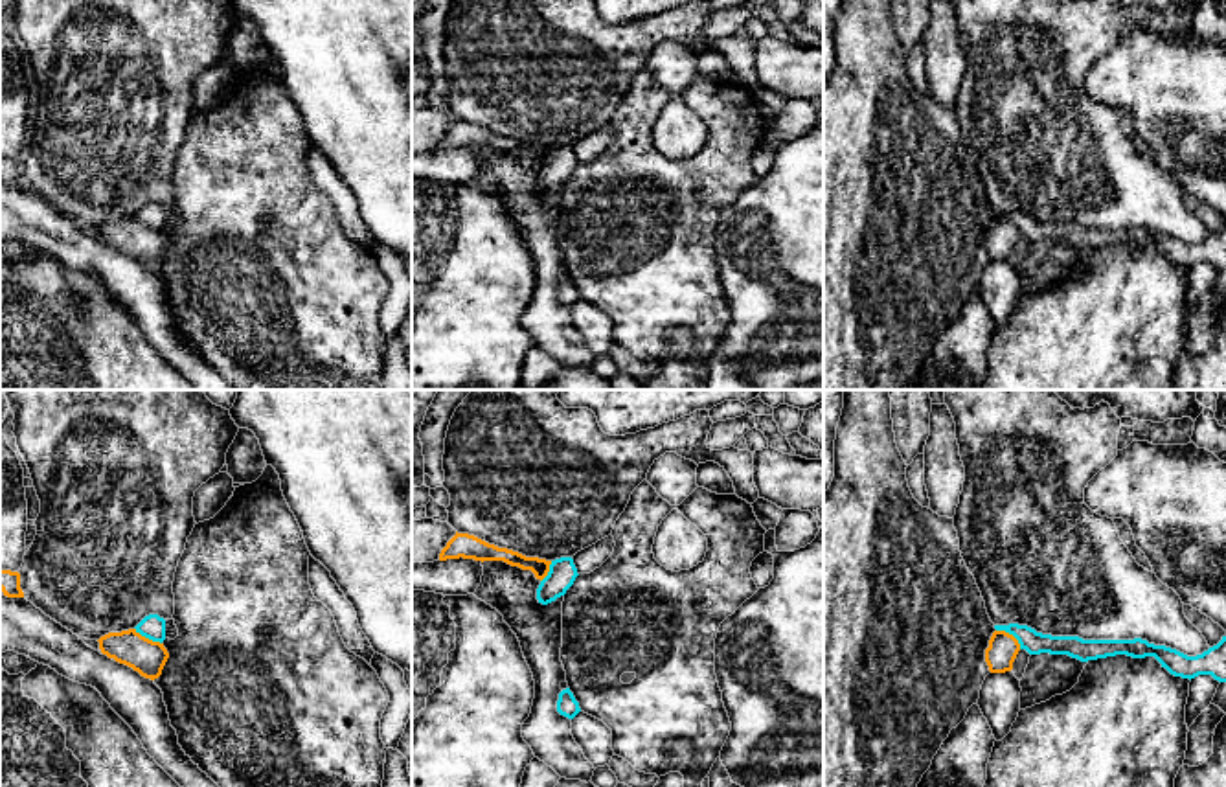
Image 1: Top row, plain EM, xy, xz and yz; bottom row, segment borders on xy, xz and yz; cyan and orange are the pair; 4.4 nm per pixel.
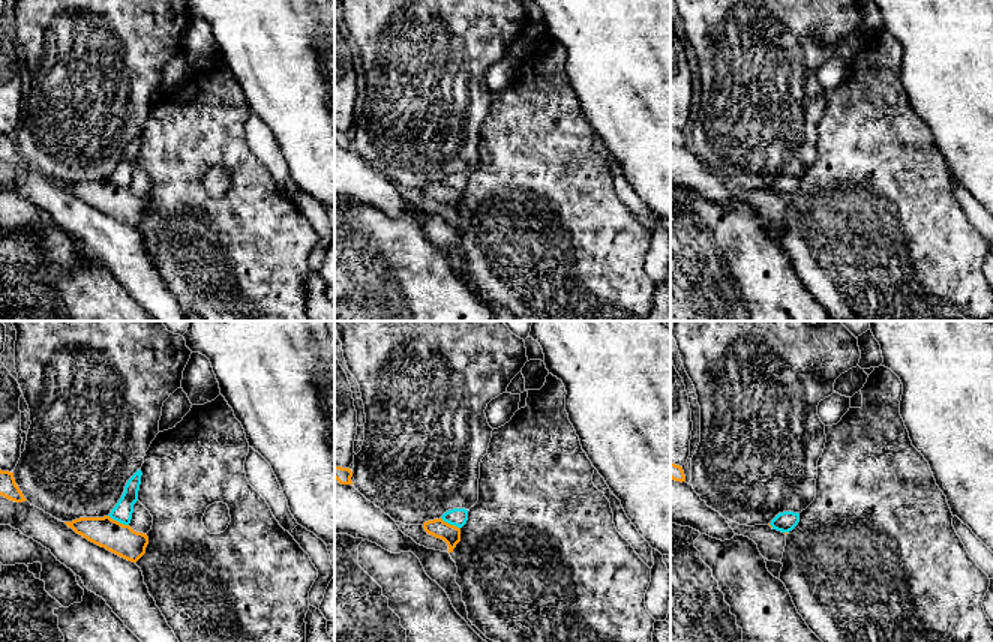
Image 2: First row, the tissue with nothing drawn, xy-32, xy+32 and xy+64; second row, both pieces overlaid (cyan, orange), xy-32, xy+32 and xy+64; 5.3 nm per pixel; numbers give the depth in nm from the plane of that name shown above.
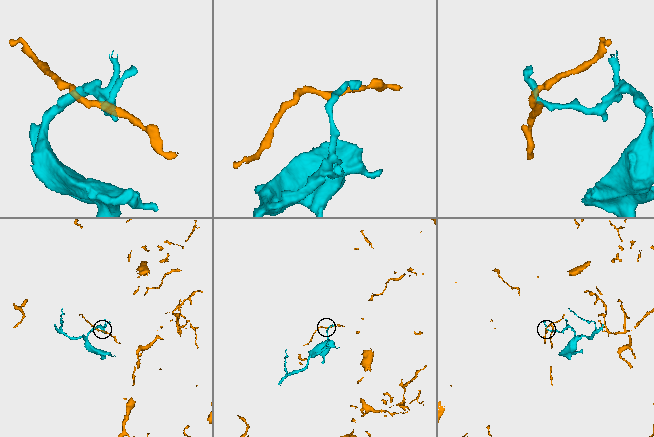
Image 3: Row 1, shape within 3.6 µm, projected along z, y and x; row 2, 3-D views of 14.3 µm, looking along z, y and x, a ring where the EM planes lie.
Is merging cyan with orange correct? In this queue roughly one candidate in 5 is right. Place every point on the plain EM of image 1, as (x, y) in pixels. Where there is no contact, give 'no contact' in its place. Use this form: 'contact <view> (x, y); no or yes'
contact yz (1011, 221); no

